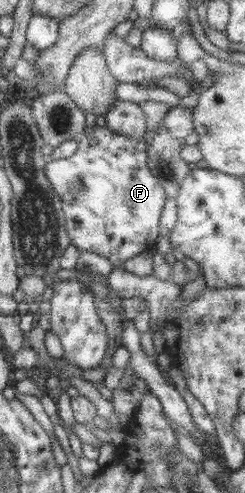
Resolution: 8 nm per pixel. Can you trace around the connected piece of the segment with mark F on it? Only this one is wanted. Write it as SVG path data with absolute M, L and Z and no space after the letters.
M100 120L87 127L80 138L78 151L71 158L53 158L46 173L62 198L74 244L80 251L95 252L119 267L157 242L168 192L149 168L147 141L125 136Z

